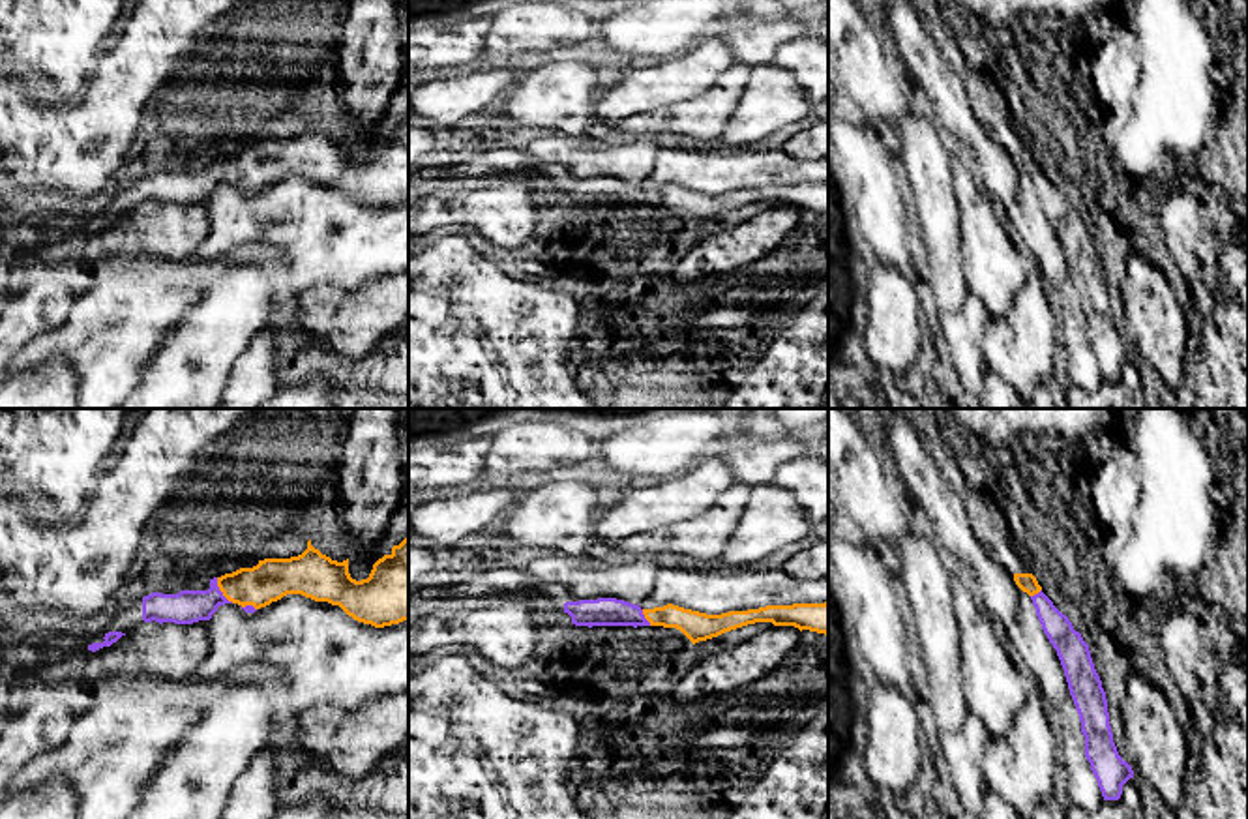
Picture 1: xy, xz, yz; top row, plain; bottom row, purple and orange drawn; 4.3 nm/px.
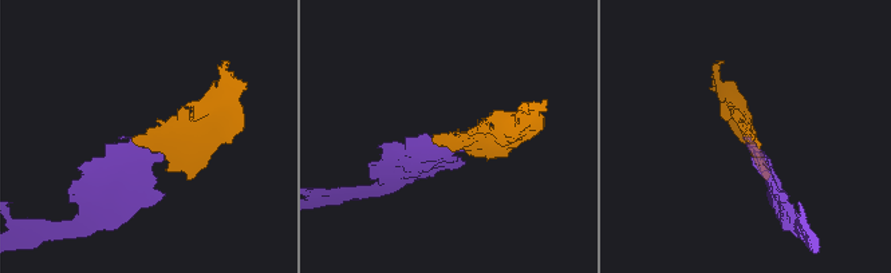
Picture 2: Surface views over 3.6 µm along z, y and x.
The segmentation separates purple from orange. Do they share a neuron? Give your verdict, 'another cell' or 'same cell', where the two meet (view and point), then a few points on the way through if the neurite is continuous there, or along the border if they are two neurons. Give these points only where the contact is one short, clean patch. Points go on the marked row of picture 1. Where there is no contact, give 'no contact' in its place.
same cell; contact xy (220, 591); way xy (188, 606), (199, 606), (220, 591), (257, 587), (270, 580)

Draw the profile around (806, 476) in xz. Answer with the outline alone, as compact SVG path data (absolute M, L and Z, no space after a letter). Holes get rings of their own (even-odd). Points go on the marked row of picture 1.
M798 455L780 467L774 484L791 491L811 527L828 517L828 461Z

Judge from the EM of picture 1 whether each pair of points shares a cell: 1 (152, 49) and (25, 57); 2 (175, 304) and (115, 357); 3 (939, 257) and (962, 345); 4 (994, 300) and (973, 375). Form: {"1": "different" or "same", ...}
{"1": "different", "2": "same", "3": "different", "4": "different"}

